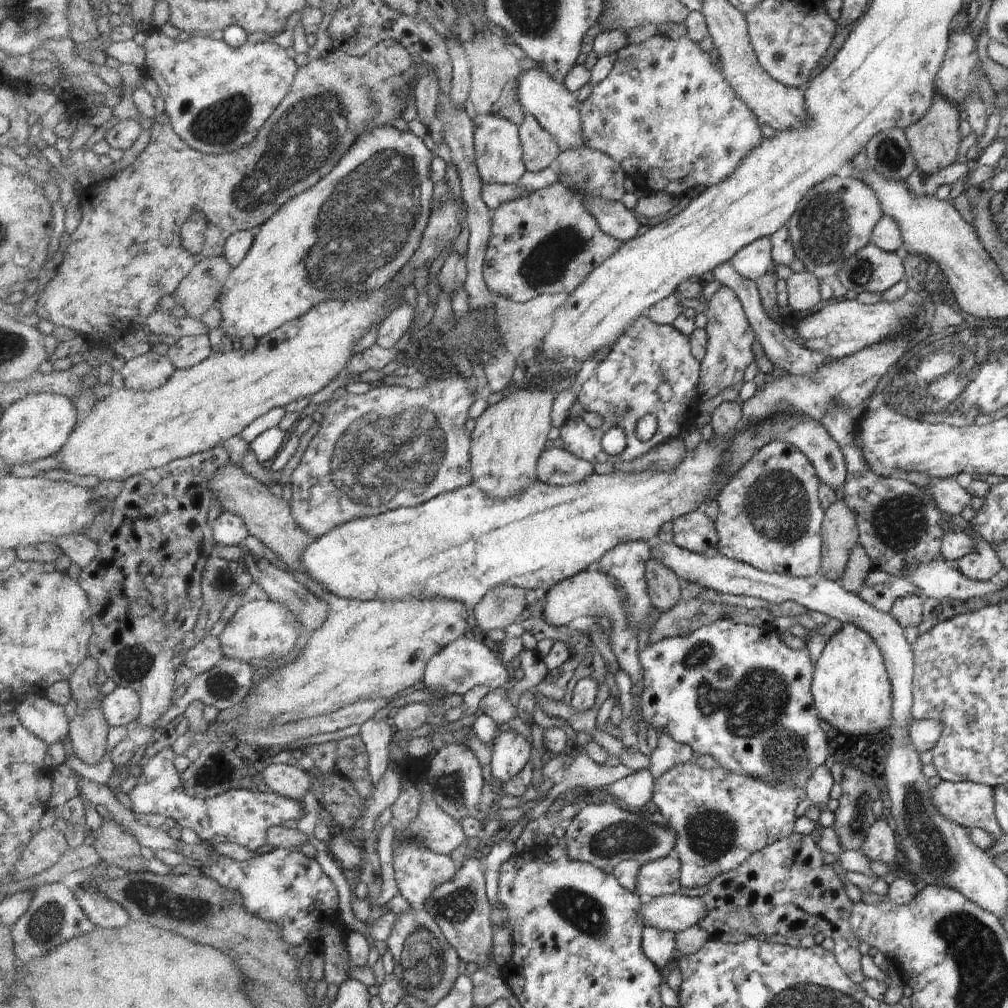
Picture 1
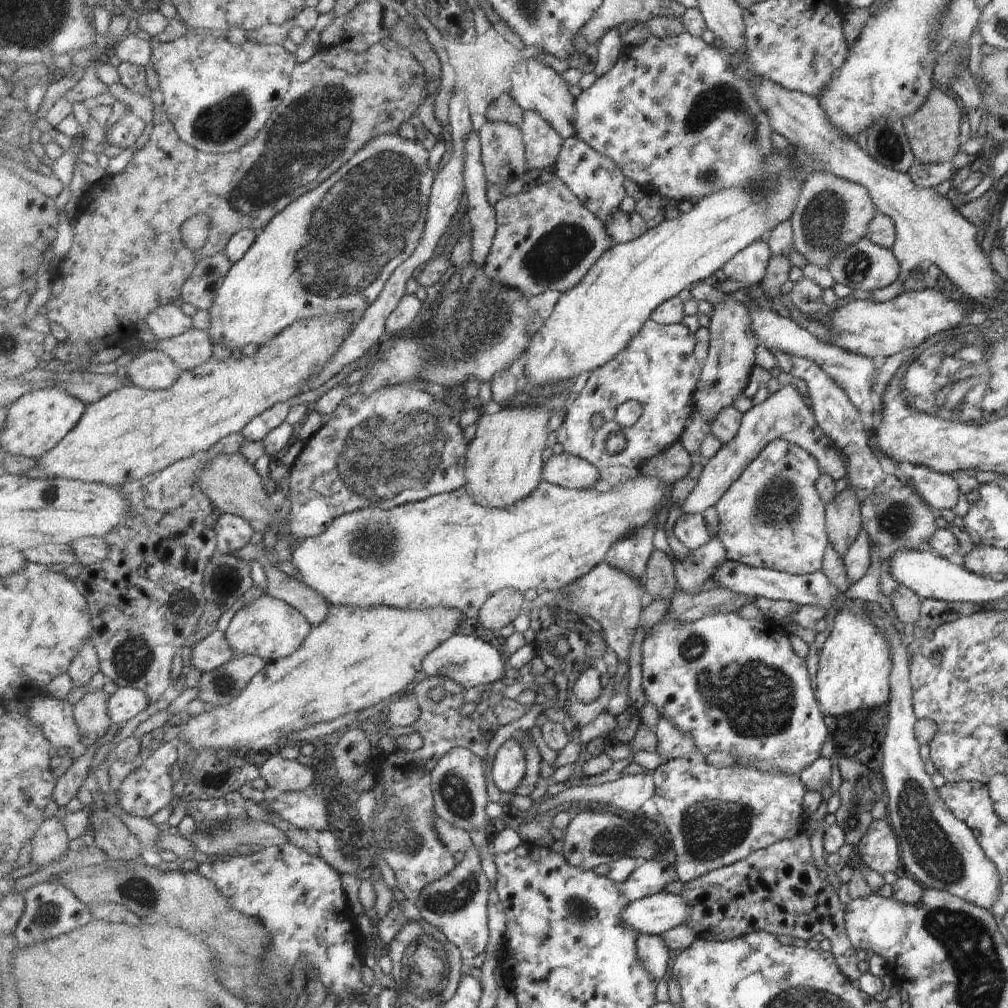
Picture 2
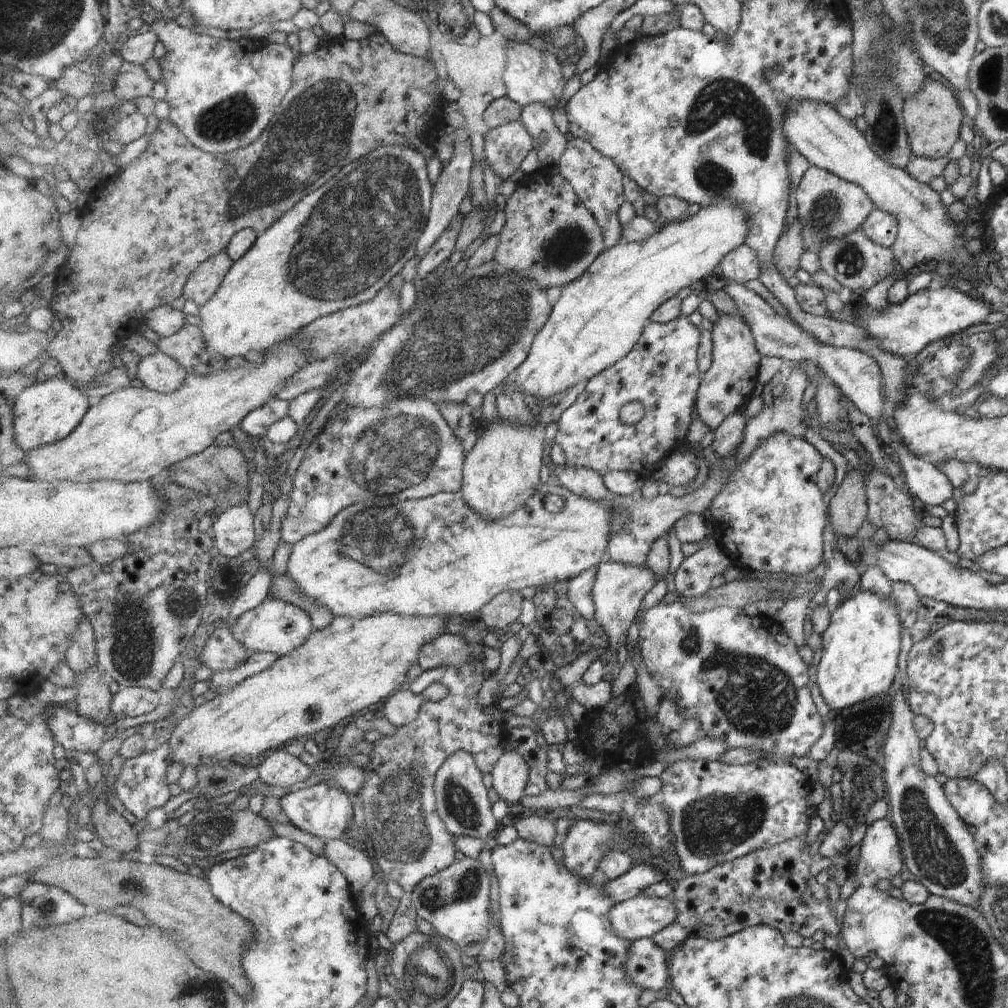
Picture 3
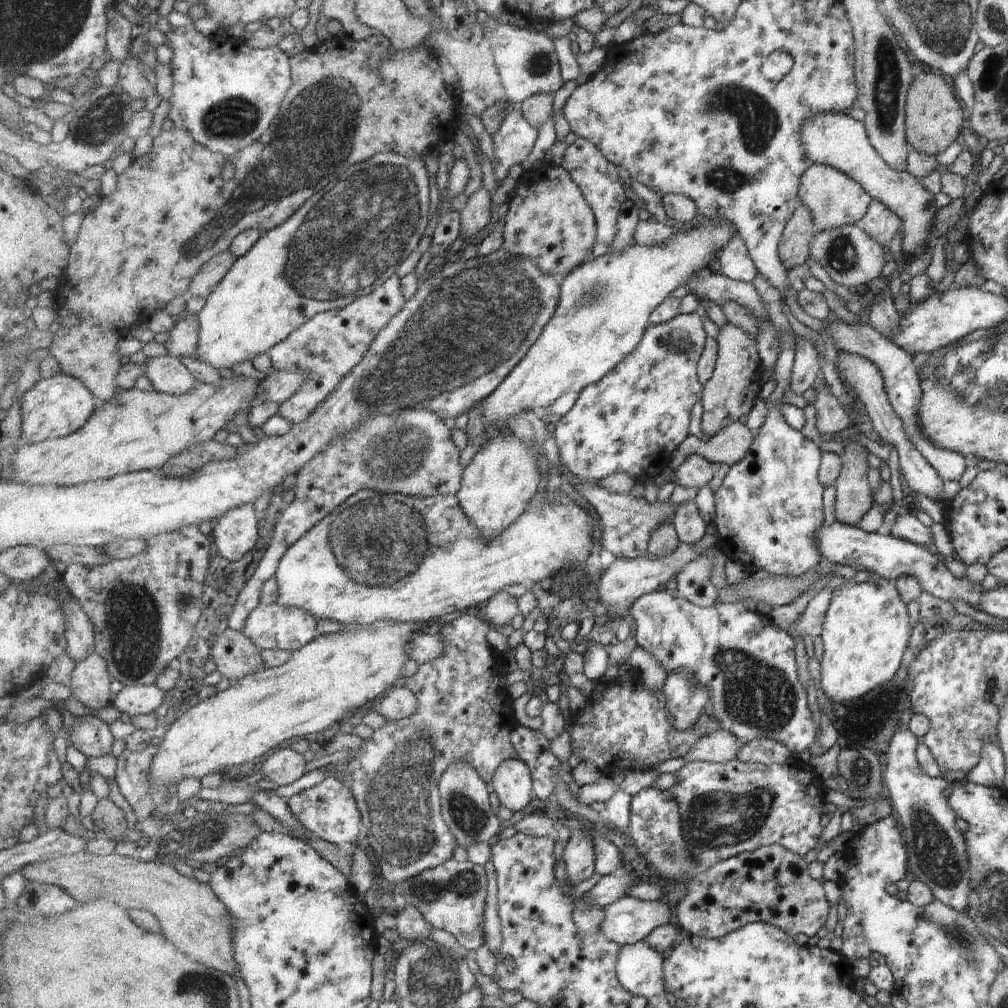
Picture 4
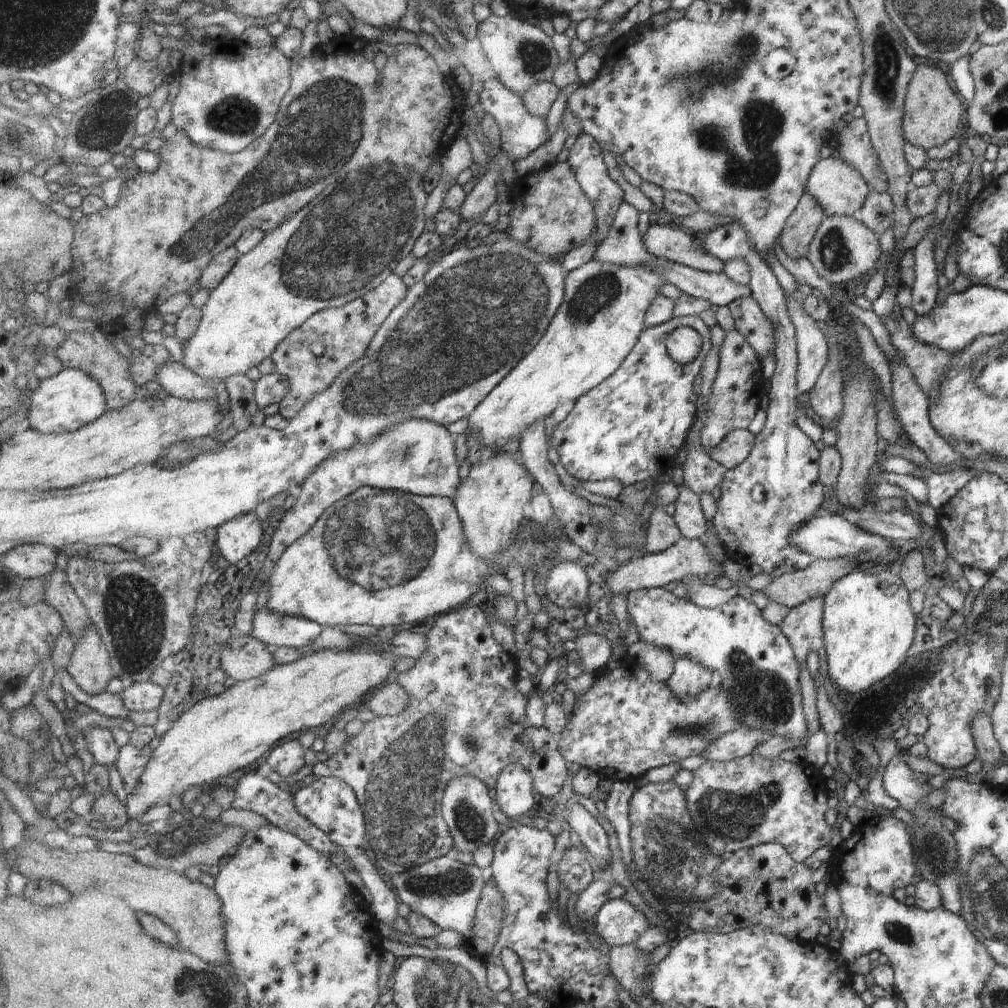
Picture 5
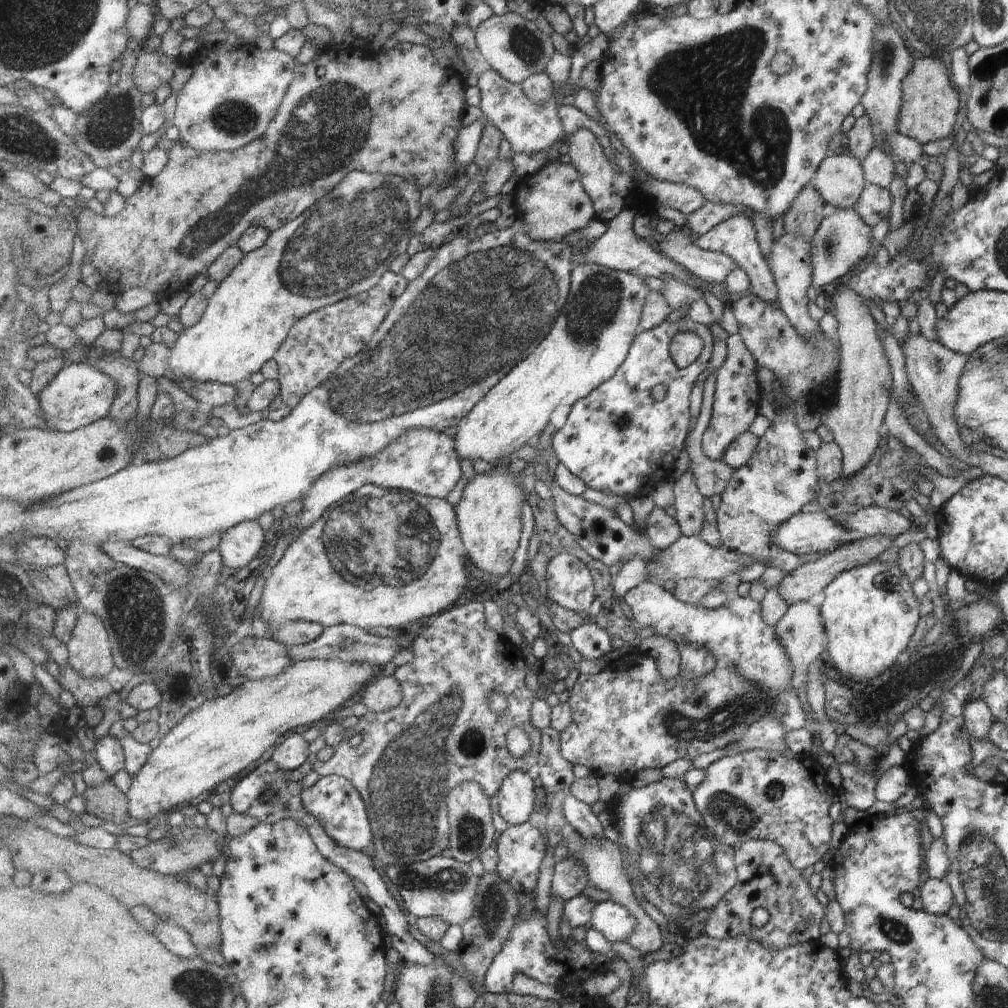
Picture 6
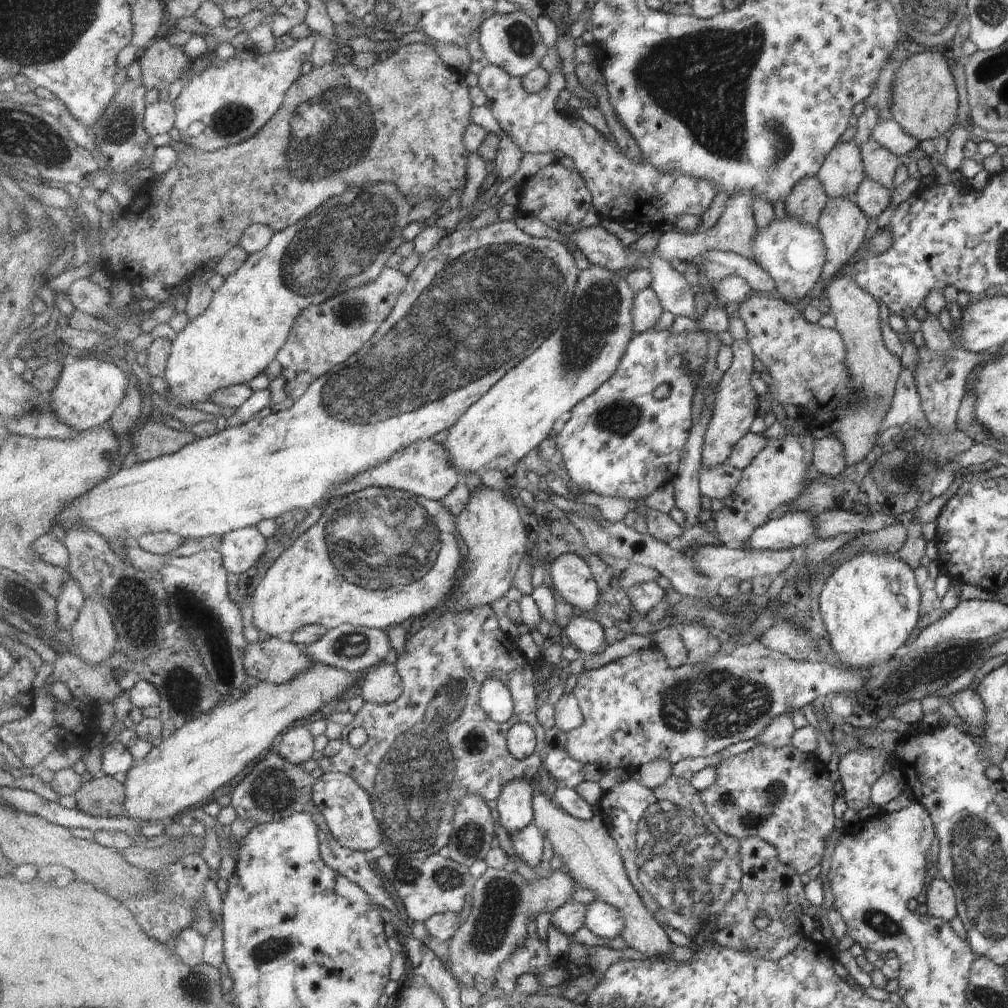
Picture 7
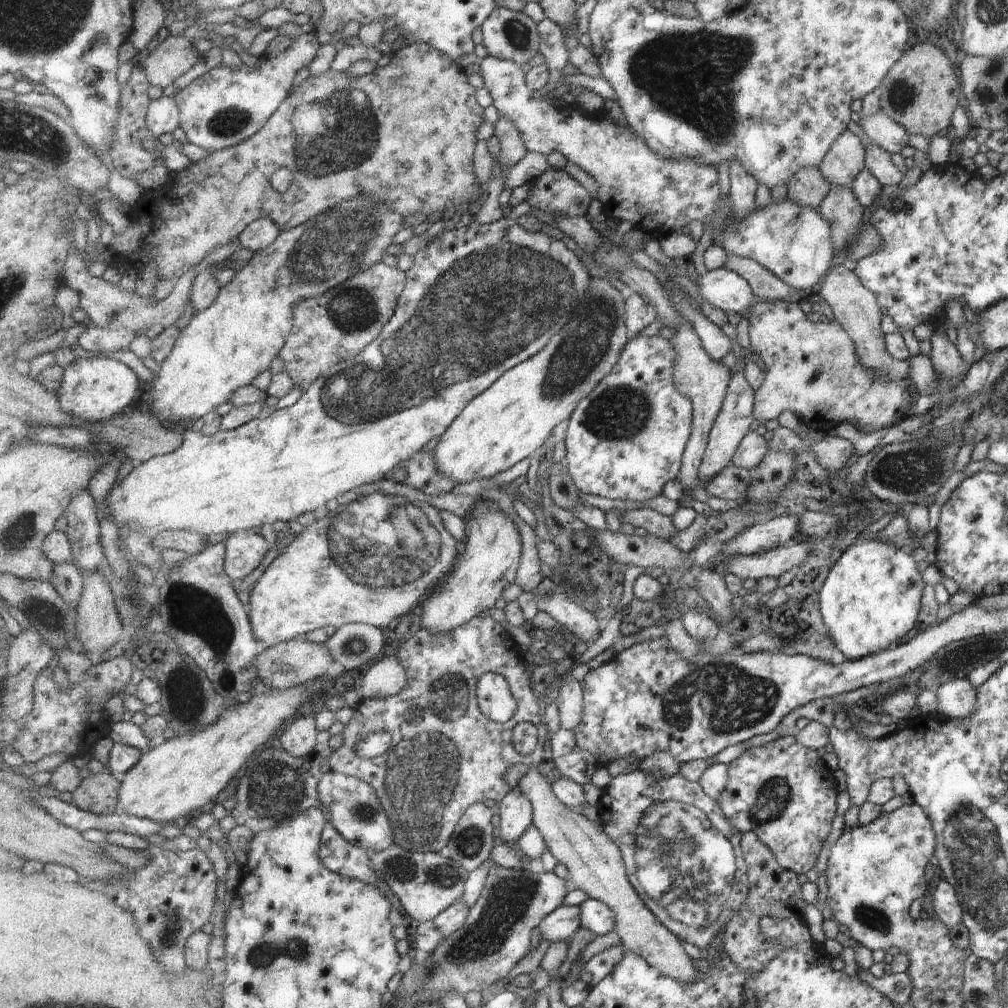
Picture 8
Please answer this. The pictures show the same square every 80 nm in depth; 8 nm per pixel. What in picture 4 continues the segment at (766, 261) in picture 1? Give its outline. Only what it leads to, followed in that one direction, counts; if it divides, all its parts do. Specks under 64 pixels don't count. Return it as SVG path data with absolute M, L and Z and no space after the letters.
M735 235L724 251L719 252L716 269L729 278L748 283L752 283L758 273L748 246L740 235Z

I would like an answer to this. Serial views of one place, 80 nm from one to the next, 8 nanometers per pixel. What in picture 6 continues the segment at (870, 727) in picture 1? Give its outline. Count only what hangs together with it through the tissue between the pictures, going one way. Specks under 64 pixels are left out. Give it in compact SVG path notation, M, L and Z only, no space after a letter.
M894 560L843 571L825 586L820 596L818 611L826 634L824 658L827 666L846 678L847 686L879 676L907 650L919 618L919 602Z

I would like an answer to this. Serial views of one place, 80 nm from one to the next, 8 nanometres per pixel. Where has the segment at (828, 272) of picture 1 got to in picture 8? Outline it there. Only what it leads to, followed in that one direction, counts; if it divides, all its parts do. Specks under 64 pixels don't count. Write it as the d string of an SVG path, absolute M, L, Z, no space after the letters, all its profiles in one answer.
M846 128L831 144L818 166L830 184L849 188L857 173L864 168L864 150L857 135Z

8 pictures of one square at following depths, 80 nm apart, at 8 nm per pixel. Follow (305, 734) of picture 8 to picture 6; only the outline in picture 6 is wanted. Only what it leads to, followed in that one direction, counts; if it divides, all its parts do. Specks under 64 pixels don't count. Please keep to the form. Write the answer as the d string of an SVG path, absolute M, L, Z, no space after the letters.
M291 733L291 736L287 735L277 743L271 759L282 771L290 773L307 762L309 753L309 742L303 738L302 734Z

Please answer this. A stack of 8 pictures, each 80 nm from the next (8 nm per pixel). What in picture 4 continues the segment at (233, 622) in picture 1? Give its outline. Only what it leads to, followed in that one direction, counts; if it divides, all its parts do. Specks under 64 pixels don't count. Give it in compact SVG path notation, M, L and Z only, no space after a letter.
M281 603L261 604L247 617L243 634L249 636L251 640L261 650L281 649L283 651L301 650L319 635L318 620L307 610L296 606L287 606Z

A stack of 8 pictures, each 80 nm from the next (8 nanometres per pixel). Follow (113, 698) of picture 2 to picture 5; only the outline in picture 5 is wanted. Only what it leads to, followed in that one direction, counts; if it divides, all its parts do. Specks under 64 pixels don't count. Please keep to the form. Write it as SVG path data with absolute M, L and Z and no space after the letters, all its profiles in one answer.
M147 681L146 683L126 684L119 693L125 708L130 710L157 710L163 704L164 688Z

